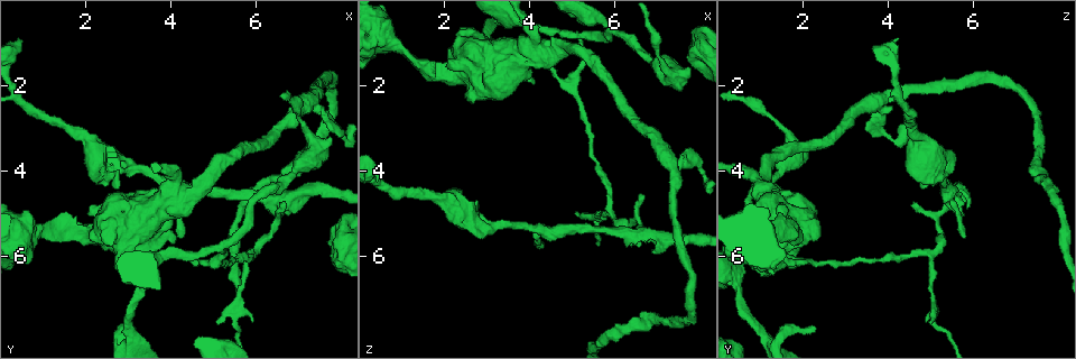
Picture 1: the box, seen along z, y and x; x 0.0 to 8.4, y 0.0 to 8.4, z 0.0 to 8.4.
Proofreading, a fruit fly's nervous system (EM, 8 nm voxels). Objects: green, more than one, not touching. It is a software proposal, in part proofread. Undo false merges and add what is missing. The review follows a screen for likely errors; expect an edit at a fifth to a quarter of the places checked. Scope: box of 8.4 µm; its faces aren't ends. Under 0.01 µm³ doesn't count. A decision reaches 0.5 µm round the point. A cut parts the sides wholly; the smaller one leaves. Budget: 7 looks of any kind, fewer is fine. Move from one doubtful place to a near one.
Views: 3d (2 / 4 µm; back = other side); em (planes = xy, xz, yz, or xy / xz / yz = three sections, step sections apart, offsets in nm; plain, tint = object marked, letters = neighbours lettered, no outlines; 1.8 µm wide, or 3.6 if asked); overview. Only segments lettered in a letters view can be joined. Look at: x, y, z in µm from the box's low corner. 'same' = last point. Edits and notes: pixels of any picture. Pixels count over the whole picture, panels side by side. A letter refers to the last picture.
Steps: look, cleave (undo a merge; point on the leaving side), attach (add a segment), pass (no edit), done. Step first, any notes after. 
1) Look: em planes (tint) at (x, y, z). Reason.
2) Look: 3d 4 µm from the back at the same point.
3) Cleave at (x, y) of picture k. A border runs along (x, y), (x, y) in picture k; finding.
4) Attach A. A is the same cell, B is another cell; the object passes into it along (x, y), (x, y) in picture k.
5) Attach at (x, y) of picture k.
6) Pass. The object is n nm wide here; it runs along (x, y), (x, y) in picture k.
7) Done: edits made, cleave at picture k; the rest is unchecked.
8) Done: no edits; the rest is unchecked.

Look: 3d 4 µm at (7.25, 2.35, 3.90). Two arms in line, one across.

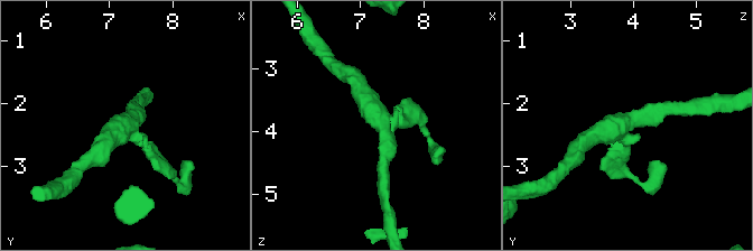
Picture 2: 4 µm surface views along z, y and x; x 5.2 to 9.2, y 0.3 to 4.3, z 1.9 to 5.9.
Look: em xy step 16 (letters) at (7.35, 2.35, 3.90). 3 arms meet here; the arms are 180, 200, 280 nm wide.

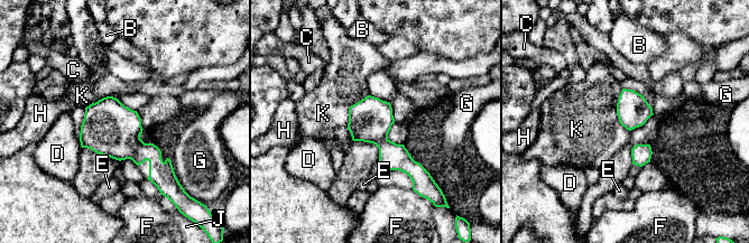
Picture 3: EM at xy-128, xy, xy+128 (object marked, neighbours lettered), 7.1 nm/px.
Pass. B, C, D, E, F, G, H, J and K are other cells; a border runs along (368, 94), (349, 108), (352, 140) in picture 3; one neuron here.

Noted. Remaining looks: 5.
Look: em planes (letters) at (6.55, 4.80, 5.40). Arms part here.

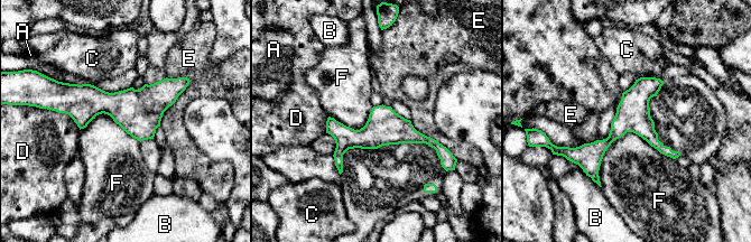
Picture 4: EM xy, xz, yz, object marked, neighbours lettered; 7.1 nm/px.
Pass. The object is 240 nm wide here; A, B, C, D, E and F are other cells; a border runs along (674, 159), (626, 132), (600, 186) in picture 4; continuous, no second neuron.

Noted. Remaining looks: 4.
Look: em yz step 16 (tint) at (1.75, 5.40, 1.75). Thick turns thin.

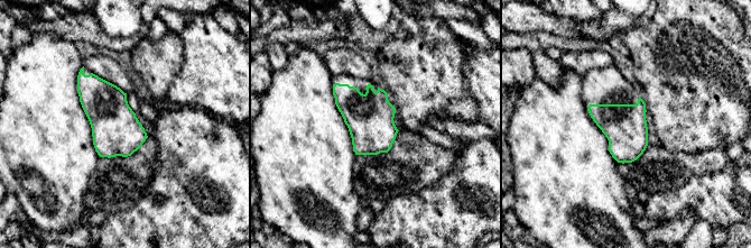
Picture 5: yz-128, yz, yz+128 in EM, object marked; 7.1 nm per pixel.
Look: em xy step 16 (letters) at the same point. Another direction.

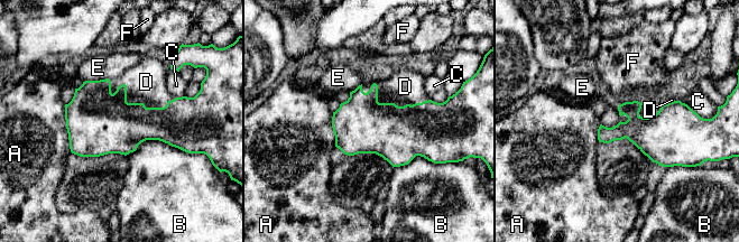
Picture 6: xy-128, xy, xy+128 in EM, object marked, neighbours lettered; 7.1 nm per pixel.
Attach D. D is the same cell, A, B, C, E and F are other cells; the neuron continues.

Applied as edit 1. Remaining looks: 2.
Done: edits made, attach at picture 6; the rest is unchecked.

